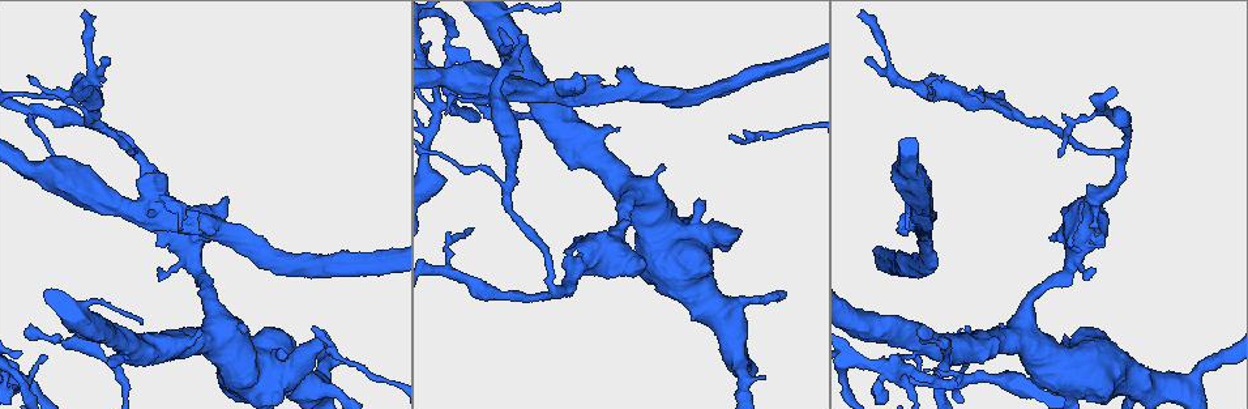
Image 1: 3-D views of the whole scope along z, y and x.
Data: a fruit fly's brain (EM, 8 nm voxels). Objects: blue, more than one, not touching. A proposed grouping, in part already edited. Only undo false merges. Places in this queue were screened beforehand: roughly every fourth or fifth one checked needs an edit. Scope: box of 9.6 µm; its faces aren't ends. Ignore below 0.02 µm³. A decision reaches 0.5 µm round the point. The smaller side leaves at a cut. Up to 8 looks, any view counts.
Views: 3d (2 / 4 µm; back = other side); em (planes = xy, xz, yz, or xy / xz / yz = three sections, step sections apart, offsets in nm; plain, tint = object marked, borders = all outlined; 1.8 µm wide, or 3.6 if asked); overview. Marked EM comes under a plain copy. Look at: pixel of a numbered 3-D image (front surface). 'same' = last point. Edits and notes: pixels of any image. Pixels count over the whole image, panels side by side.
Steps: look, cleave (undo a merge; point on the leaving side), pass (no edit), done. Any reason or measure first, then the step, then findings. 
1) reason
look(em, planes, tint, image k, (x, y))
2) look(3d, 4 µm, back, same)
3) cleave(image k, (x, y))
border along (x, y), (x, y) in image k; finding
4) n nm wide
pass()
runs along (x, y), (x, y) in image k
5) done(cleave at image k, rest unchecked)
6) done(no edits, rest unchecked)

closes a loop
look(em, xy, step 16, tint, image 1, (580, 267))

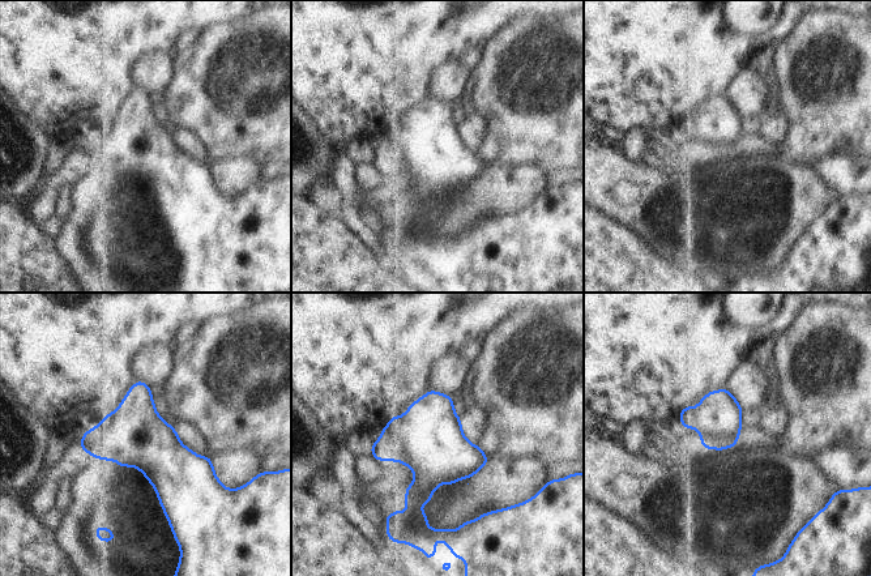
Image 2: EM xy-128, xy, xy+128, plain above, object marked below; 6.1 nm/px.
260 nm wide
pass()
one cell here

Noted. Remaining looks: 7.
side arm on a straight run
look(em, planes, tint, image 1, (136, 210))

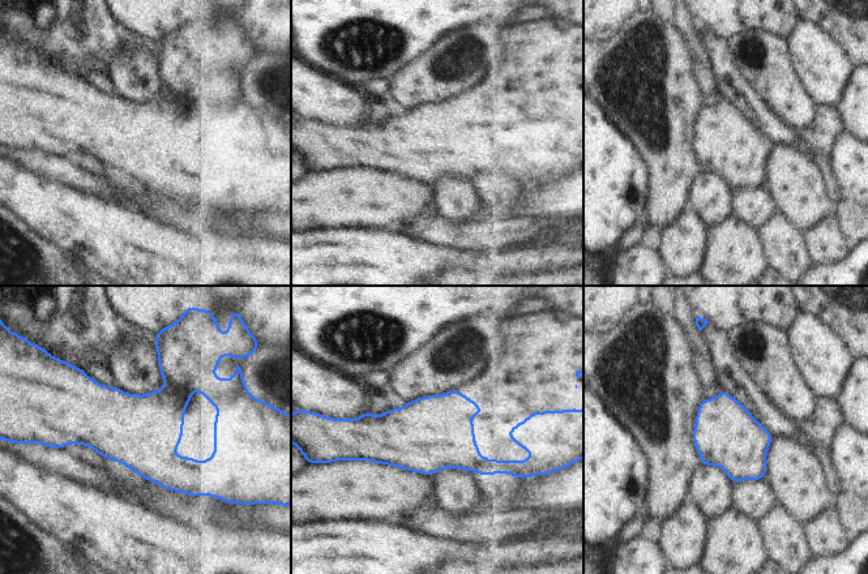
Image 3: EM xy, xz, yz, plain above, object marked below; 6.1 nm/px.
cleave(image 3, (188, 351))
border along (166, 385), (192, 392) in image 3; two cells meet here

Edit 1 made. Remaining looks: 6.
look(overview)

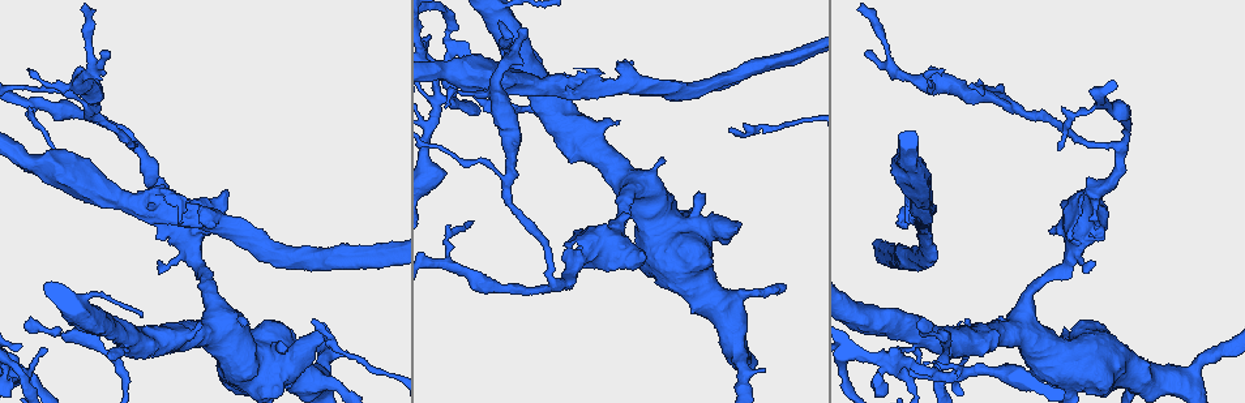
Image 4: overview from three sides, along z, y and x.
looks like a crossing
look(em, xy, step 8, tint, image 4, (915, 367))

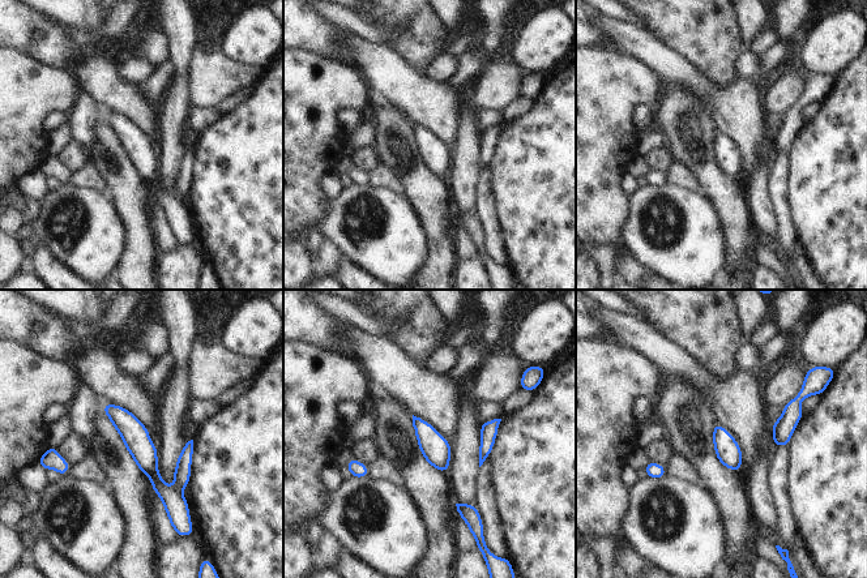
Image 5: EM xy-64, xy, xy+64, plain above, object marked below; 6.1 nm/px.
look(em, planes, borders, same)

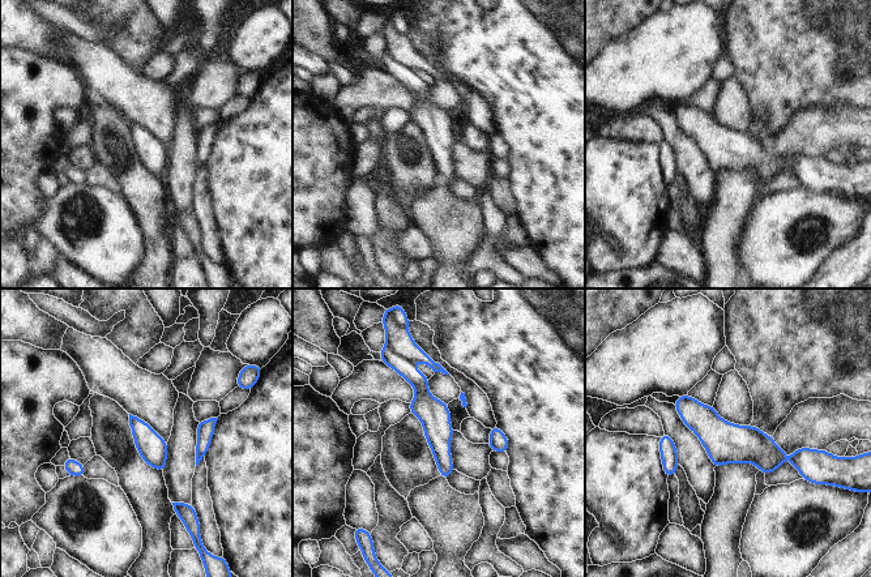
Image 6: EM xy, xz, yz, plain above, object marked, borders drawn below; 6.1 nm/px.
180 nm wide
cleave(image 6, (400, 340))
border along (397, 354), (410, 363) in image 6; a second cell is stuck on

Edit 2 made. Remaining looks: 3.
done(cleave at image 3, cleave at image 6, rest unchecked)

